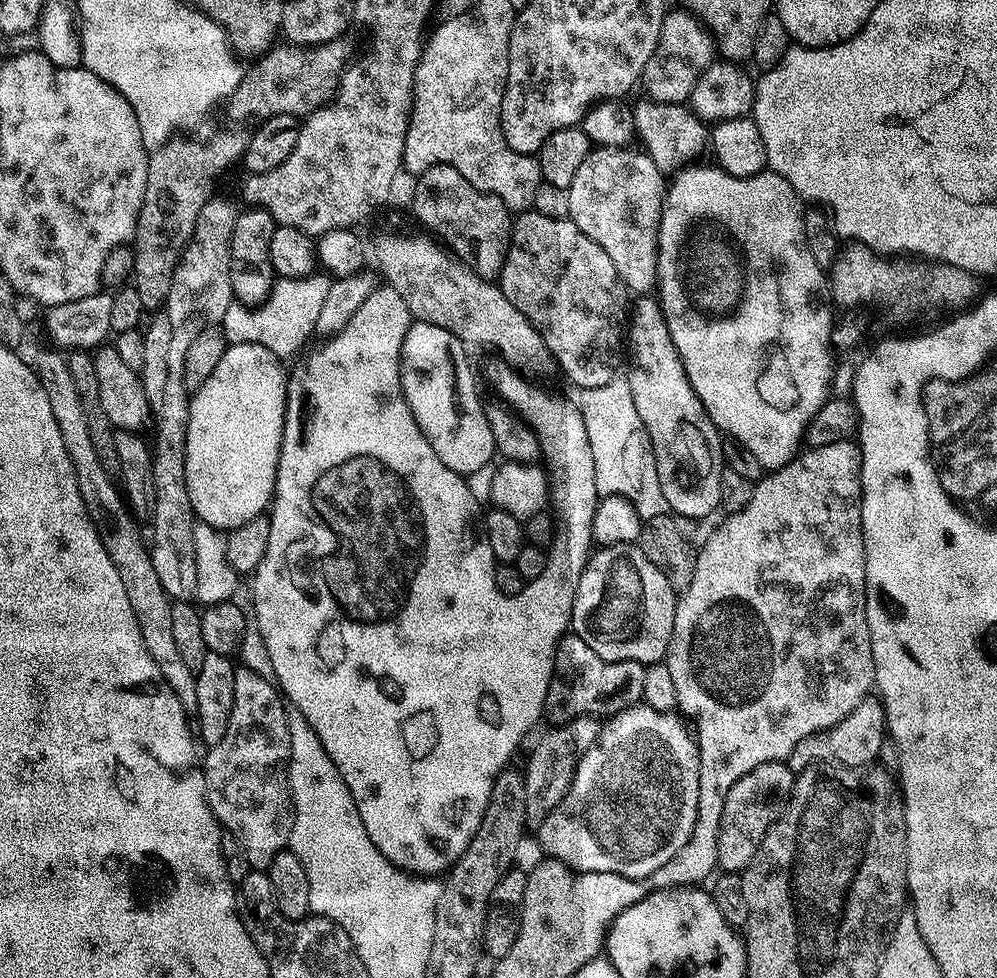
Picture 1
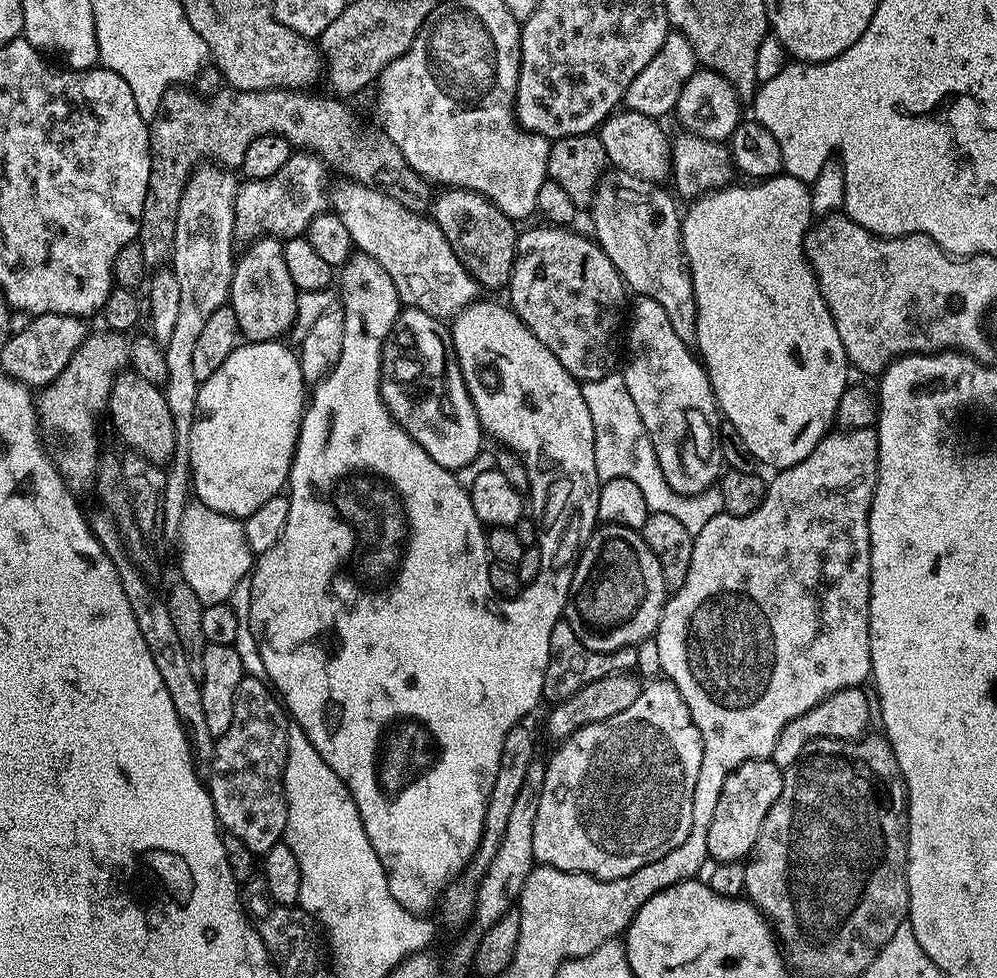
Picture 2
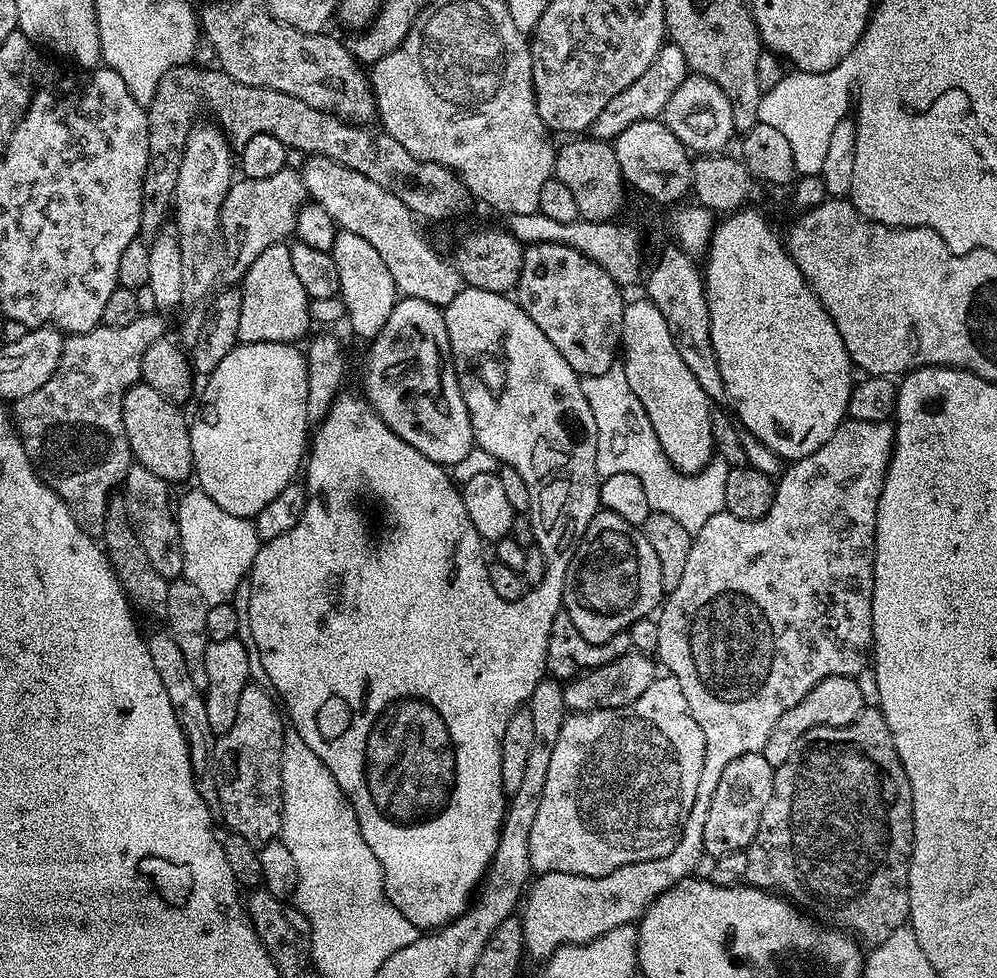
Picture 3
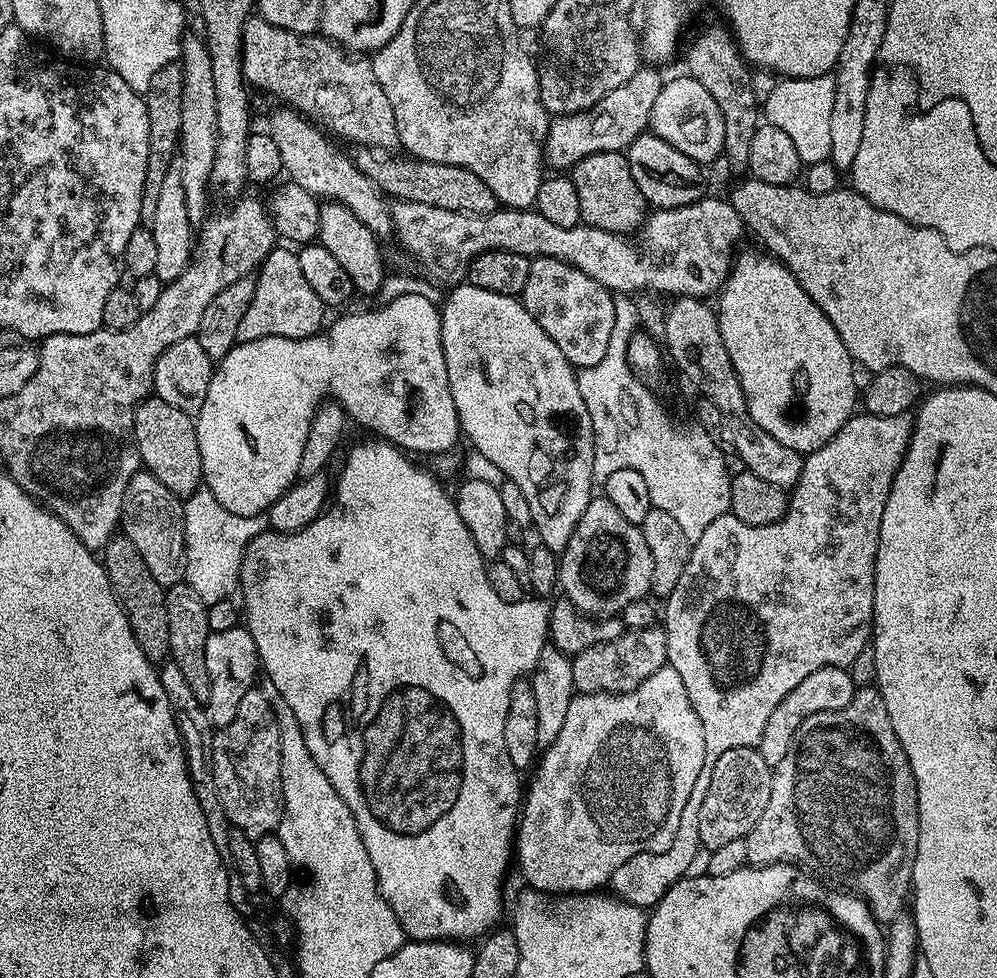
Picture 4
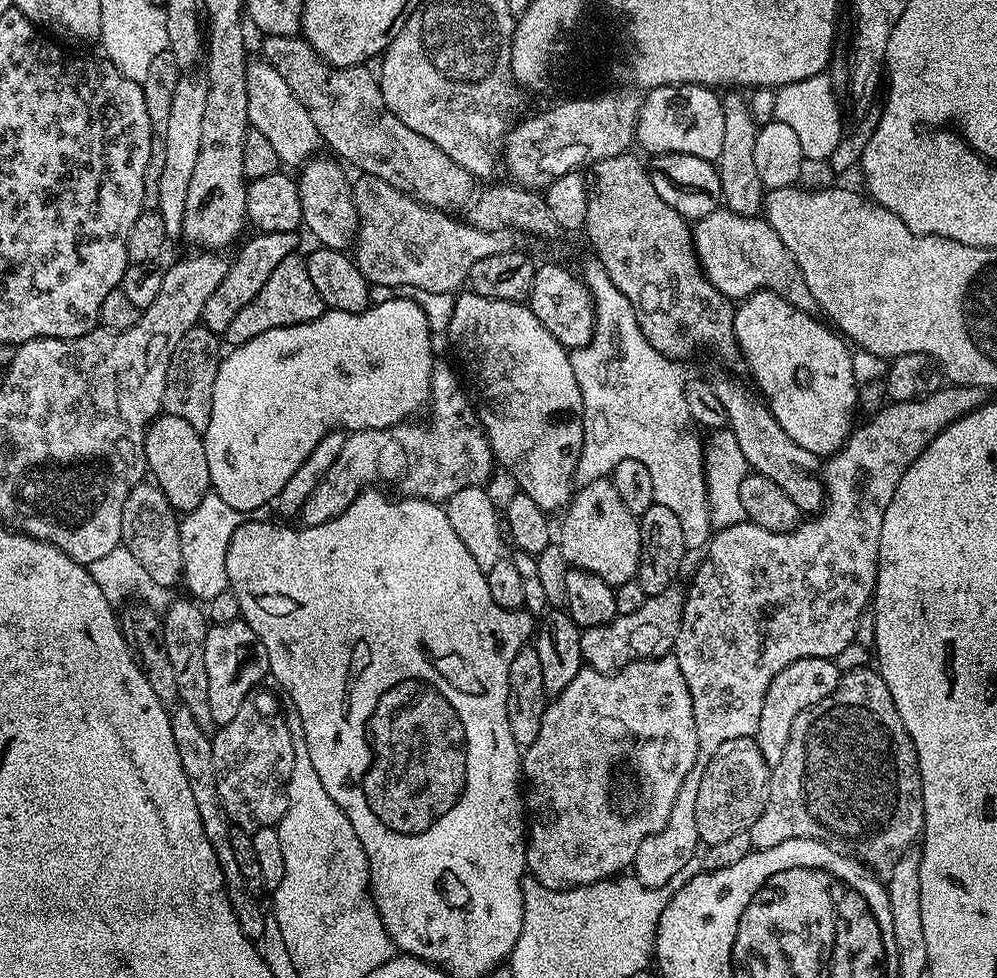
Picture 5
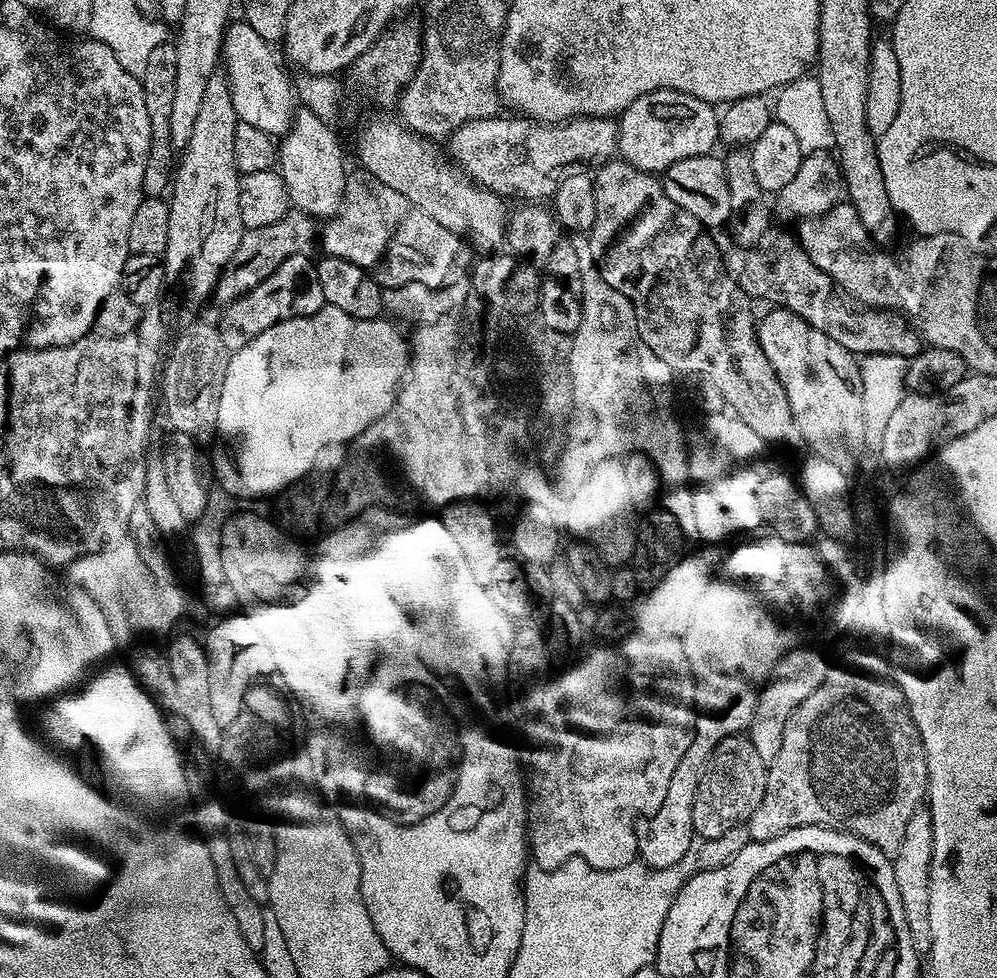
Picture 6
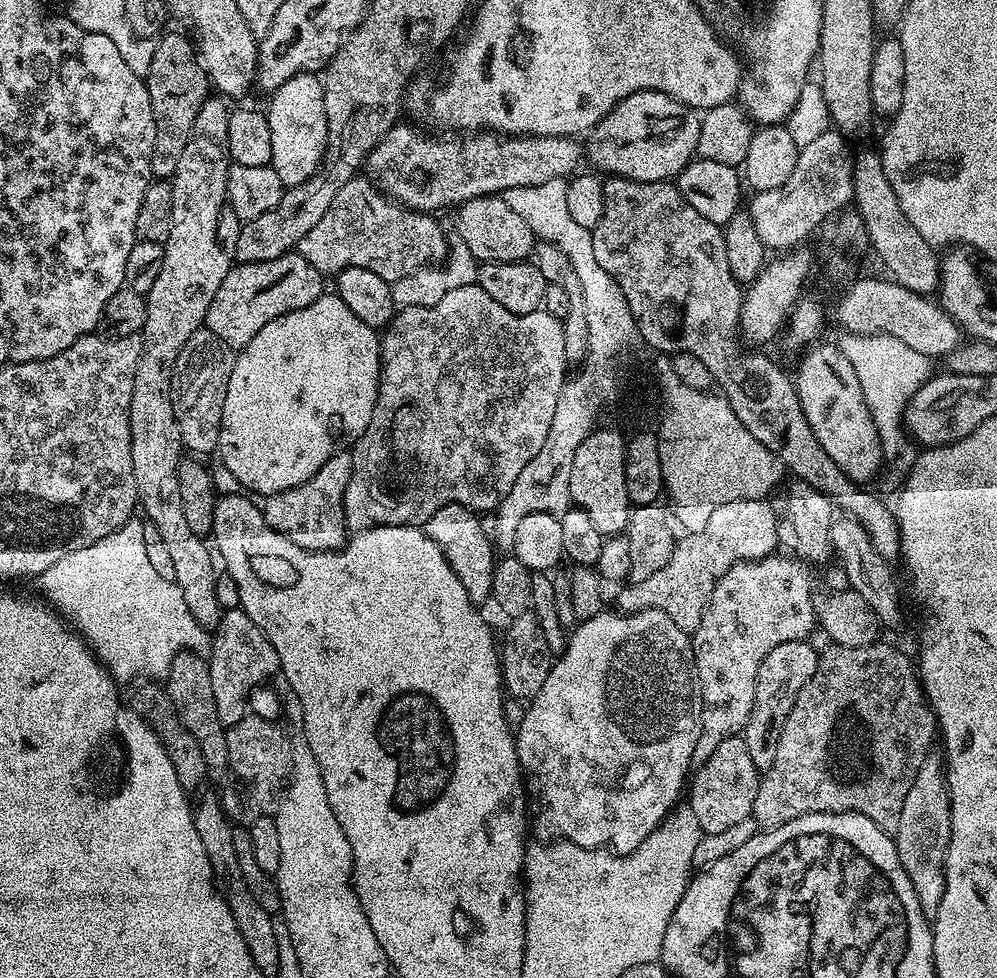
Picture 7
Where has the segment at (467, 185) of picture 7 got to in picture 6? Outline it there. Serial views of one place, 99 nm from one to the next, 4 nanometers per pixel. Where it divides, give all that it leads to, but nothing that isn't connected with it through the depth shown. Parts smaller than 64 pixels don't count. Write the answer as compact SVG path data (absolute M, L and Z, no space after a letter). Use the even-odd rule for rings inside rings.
M497 114L466 122L455 128L446 140L446 152L451 163L455 164L471 183L481 188L489 188L499 196L517 196L517 201L520 202L540 202L545 199L543 196L552 198L565 170L580 170L586 166L583 164L599 166L617 155L615 119L606 116L573 116L570 120L546 124L543 120L529 120L519 114L504 115Z

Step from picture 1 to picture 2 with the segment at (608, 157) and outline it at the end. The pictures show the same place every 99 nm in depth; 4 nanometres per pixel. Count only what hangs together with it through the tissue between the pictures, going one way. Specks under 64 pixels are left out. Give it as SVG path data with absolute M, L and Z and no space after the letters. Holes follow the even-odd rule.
M619 170L605 171L596 182L590 196L592 208L592 228L594 239L601 250L614 262L618 274L629 289L641 297L654 299L670 318L675 334L684 344L695 345L696 342L696 303L694 302L692 280L688 277L688 268L684 262L684 248L680 245L681 209L676 209L677 201L667 187L655 180L638 178L634 174L626 174Z

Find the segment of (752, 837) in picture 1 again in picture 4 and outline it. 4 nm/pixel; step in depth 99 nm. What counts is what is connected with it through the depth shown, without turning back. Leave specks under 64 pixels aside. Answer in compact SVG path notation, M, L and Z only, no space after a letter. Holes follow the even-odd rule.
M756 748L726 750L726 754L711 761L710 767L710 786L706 798L702 798L702 810L698 810L698 838L701 849L713 852L718 846L744 839L754 830L766 802L770 802L772 769Z

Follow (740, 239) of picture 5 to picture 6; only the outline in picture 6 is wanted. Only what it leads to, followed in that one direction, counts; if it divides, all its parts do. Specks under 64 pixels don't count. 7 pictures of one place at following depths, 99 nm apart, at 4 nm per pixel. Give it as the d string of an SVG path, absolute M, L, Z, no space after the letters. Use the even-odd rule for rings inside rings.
M769 231L759 244L751 248L732 246L729 252L723 253L728 275L746 295L757 301L769 300L769 305L798 314L798 318L810 322L814 330L822 330L826 338L834 338L838 346L861 357L881 352L911 358L920 353L922 337L901 313L895 310L861 310L846 302L831 278L810 262L799 239L793 233L791 236L788 232L776 231Z

